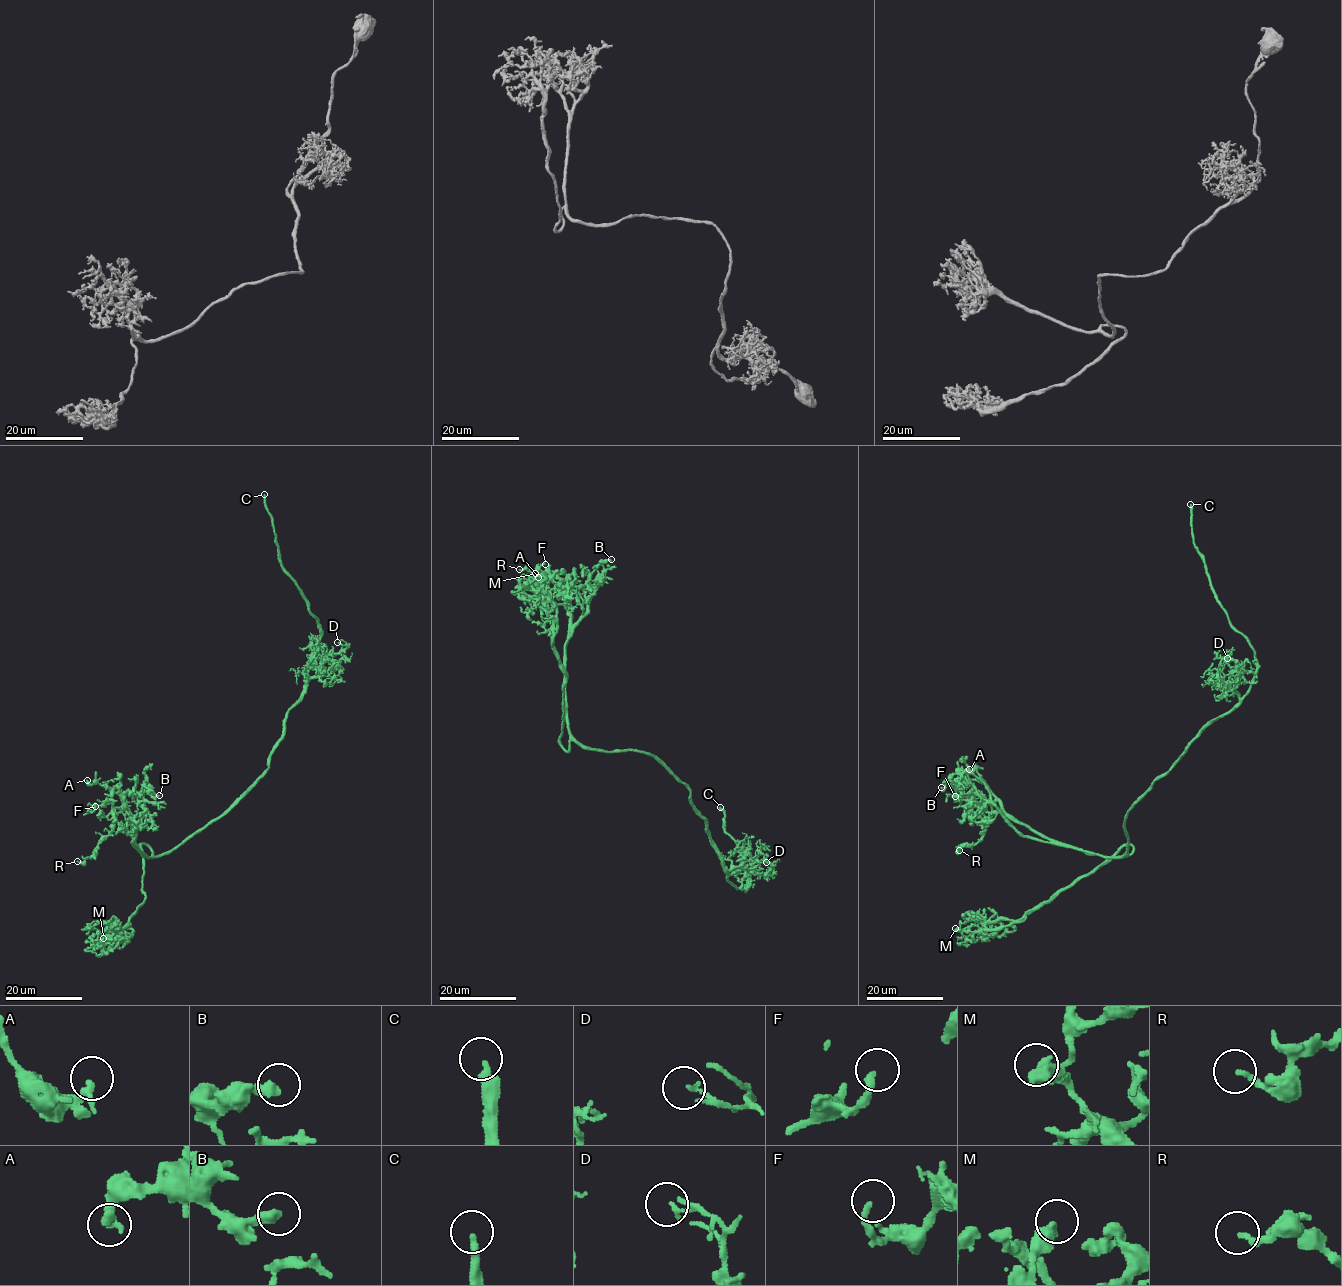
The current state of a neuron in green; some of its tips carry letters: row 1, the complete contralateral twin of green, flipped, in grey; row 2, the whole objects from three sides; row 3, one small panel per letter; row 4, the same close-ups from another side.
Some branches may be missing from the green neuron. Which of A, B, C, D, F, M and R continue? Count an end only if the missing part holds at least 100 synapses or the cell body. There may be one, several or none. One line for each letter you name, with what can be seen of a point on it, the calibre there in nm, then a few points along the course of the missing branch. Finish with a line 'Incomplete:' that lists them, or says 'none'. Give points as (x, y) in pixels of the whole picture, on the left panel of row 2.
C: Place: (264, 494). Thickness 280 nm. Course of what is missing: (264, 494), (266, 478), (256, 456)
Incomplete: C

